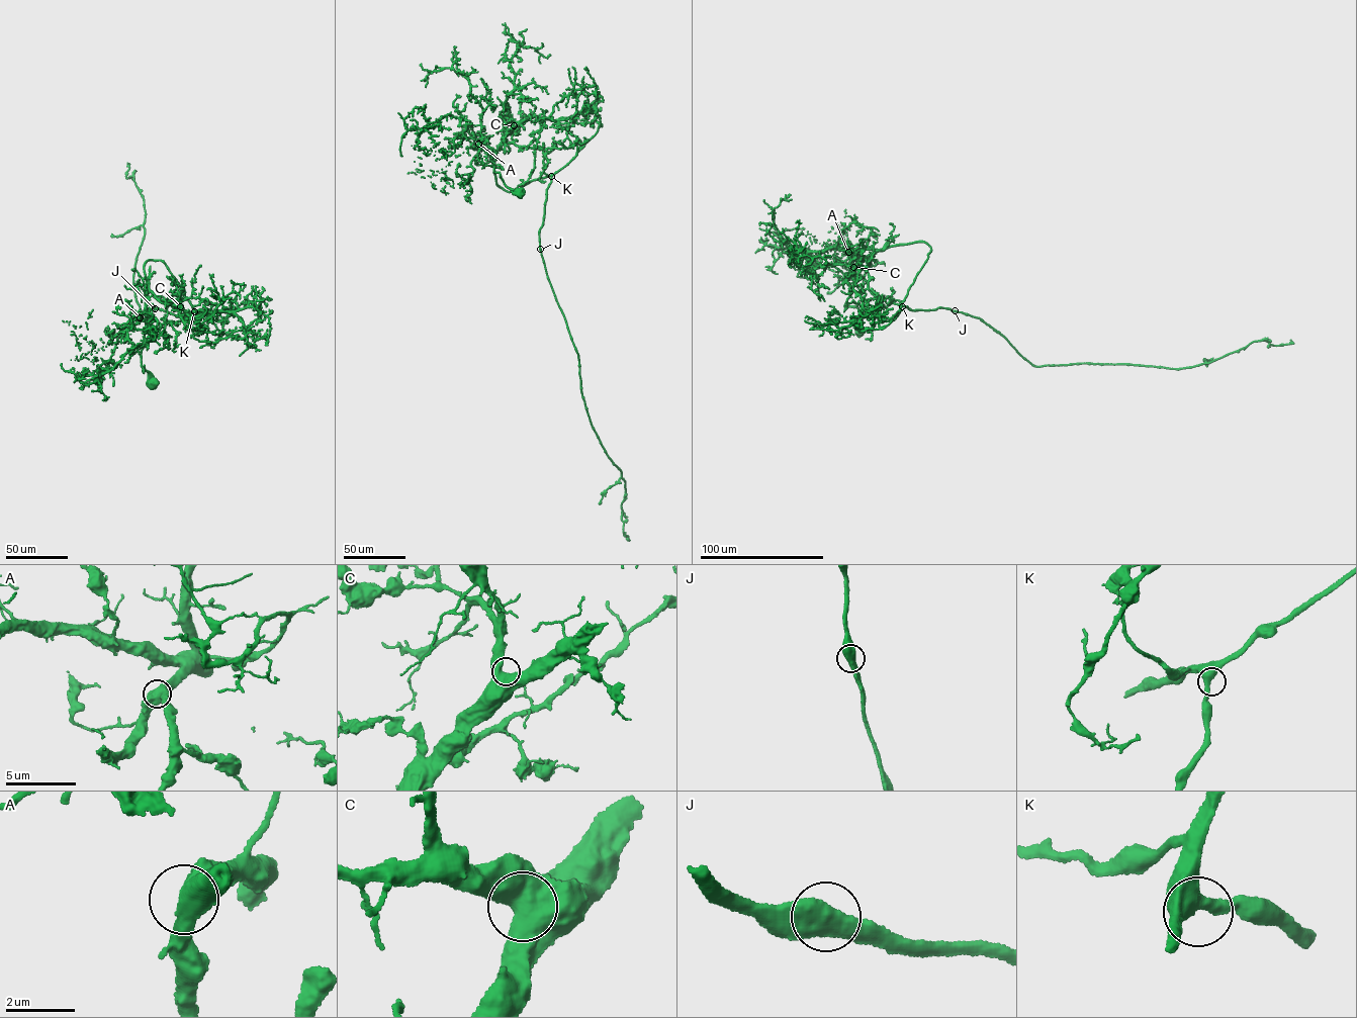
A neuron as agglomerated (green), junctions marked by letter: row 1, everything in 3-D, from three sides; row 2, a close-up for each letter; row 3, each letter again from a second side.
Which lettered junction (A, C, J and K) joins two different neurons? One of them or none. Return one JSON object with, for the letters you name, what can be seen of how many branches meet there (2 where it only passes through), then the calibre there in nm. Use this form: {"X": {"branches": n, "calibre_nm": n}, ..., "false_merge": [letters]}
{"false_merge": []}

